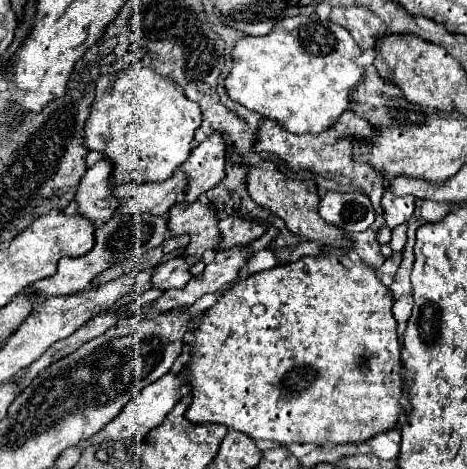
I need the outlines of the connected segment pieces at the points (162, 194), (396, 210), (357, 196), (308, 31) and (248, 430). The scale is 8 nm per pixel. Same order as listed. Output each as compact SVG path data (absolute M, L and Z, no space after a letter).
M176 170L172 178L164 182L150 182L150 184L120 184L112 192L120 200L120 210L130 214L160 214L164 216L170 208L178 202L178 194L184 194L186 188L186 174Z
M388 188L382 194L382 208L384 208L384 218L386 218L386 226L394 228L398 224L404 224L410 220L412 212L414 212L414 196L392 196L392 192L388 192Z
M326 192L318 208L320 216L344 232L364 232L374 222L374 208L364 192Z
M318 14L292 16L286 20L280 20L280 24L276 24L274 30L266 36L260 36L260 38L246 36L236 42L232 50L234 64L224 86L232 100L262 114L264 118L272 118L280 122L286 130L294 134L326 132L328 128L332 128L332 124L336 124L342 112L348 110L350 92L364 76L364 68L354 62L354 54L362 54L362 50L352 40L346 28L340 28L330 20L322 22Z
M318 254L318 256L302 256L298 262L288 262L284 266L276 266L270 270L256 272L248 278L242 278L226 292L216 306L206 312L206 318L196 328L196 338L192 342L192 358L190 358L190 386L192 386L192 404L186 410L186 418L194 424L214 422L224 424L226 428L248 434L254 440L274 440L282 446L288 444L306 444L314 442L318 446L326 442L348 444L348 442L366 442L372 436L392 430L398 424L398 416L402 412L402 380L400 380L400 344L396 336L396 318L392 314L392 292L386 288L374 268L364 264L362 260L350 260L340 254Z

